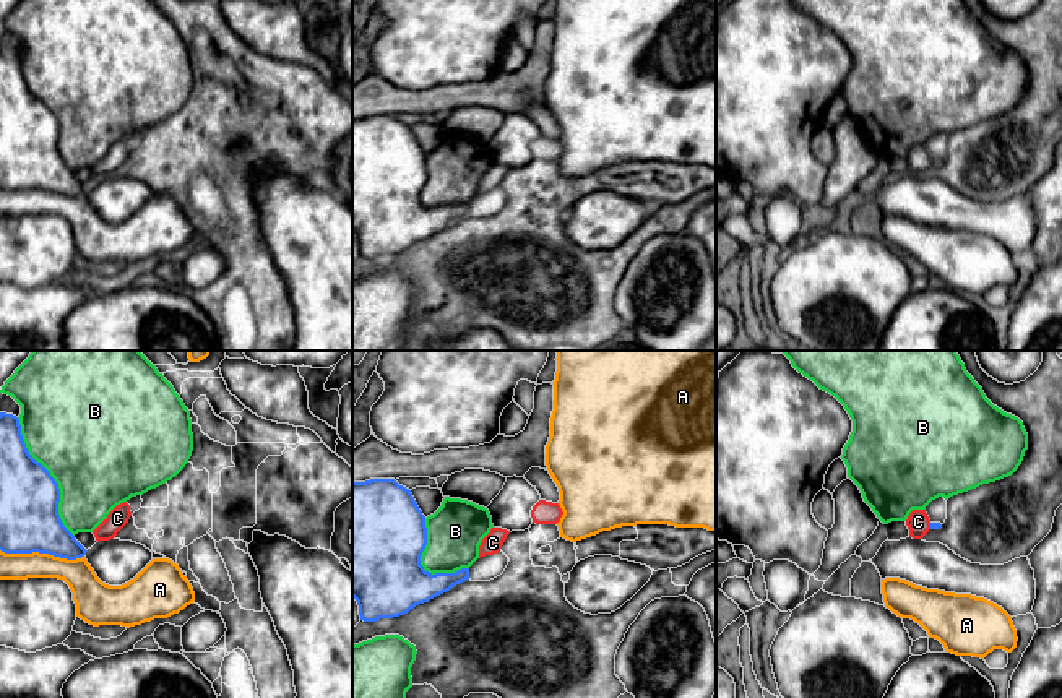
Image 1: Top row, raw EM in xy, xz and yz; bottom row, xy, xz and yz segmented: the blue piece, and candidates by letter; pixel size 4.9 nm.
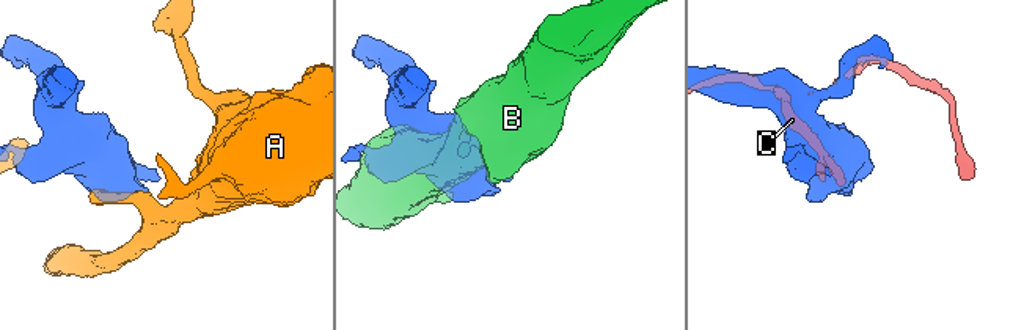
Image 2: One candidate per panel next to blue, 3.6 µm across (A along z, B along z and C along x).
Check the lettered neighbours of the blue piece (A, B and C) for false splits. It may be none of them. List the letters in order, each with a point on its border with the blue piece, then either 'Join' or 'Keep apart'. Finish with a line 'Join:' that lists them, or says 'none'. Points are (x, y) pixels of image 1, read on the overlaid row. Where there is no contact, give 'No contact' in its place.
A: Touches blue at xy (43, 552). Keep apart
B: Touches blue at xy (52, 478). Keep apart
C: Touches blue at yz (931, 526). Keep apart
Join: none

